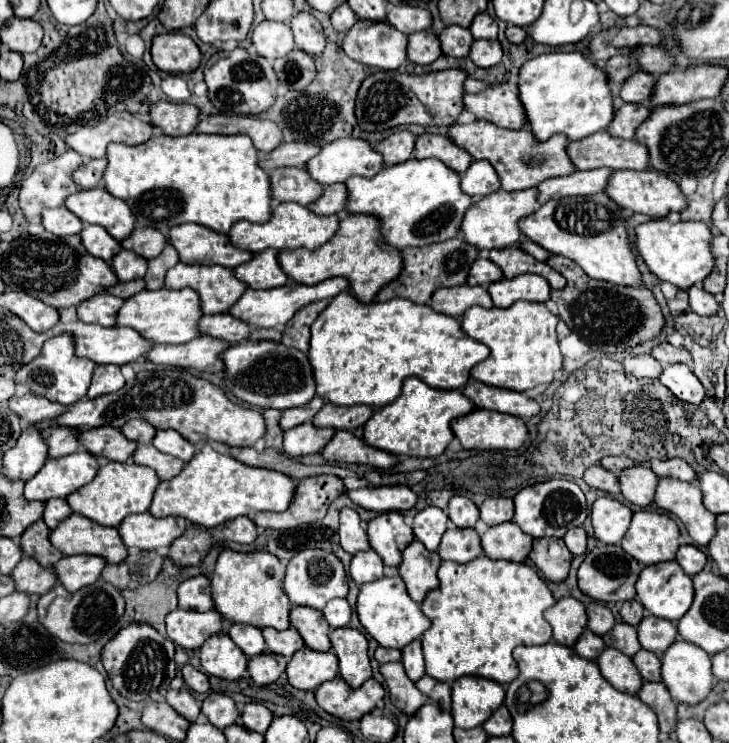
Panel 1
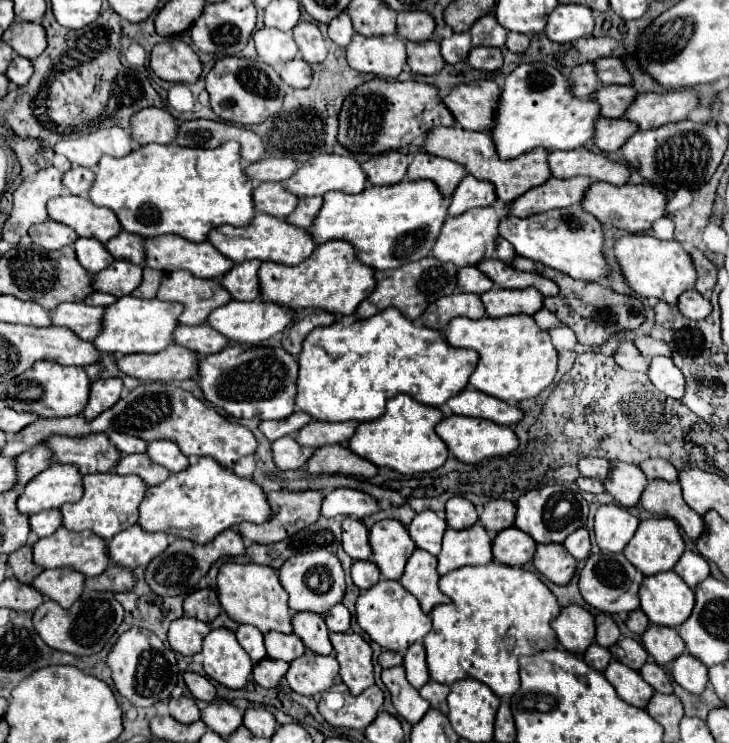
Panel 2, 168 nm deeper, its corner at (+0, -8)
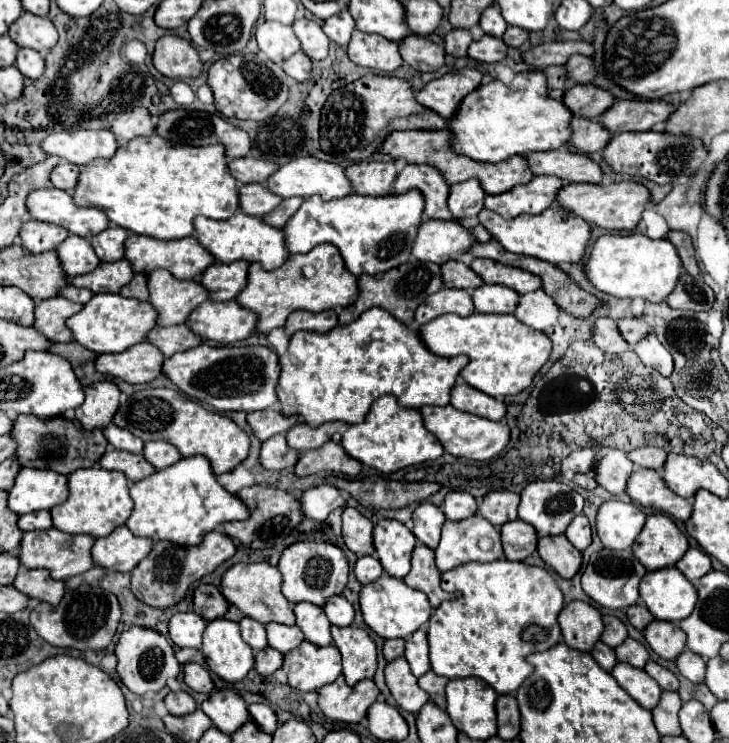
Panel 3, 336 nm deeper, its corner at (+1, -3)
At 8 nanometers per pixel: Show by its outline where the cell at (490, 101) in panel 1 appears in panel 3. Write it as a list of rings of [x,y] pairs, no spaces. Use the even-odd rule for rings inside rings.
[[[459,69],[451,71],[439,79],[429,81],[419,93],[417,101],[445,119],[453,119],[457,115],[457,105],[481,85],[483,73],[477,69]]]

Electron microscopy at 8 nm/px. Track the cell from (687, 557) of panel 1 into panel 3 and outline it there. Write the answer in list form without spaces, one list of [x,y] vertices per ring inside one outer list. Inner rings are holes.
[[[689,549],[675,565],[691,583],[697,583],[705,573],[711,571],[711,559],[701,549]]]

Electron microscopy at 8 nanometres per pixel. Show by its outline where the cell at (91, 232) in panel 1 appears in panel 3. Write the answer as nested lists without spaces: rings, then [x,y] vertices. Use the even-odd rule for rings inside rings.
[[[69,235],[57,247],[57,253],[59,253],[63,269],[69,277],[89,273],[89,271],[97,269],[97,265],[101,263],[97,259],[97,255],[93,255],[93,247],[89,247],[89,241],[85,237],[77,237],[77,235]]]

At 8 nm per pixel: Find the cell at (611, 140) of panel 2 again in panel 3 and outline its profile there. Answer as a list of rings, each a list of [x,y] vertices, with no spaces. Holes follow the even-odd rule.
[[[579,115],[573,117],[571,127],[573,127],[571,143],[577,147],[577,151],[583,151],[583,153],[603,151],[607,147],[609,139],[613,137],[613,135],[609,135],[609,131],[605,131],[605,127],[601,127],[601,123],[583,119]]]

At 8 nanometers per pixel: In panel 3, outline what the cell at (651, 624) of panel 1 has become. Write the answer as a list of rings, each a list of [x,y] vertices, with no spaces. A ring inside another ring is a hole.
[[[653,619],[643,629],[643,635],[649,647],[663,659],[677,659],[677,655],[685,649],[685,633],[677,623]]]

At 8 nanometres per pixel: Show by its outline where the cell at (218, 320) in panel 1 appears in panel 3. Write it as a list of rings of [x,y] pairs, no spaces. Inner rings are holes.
[[[173,325],[173,327],[153,327],[149,333],[149,343],[157,345],[165,357],[193,349],[203,343],[199,335],[193,335],[189,327],[185,325]]]

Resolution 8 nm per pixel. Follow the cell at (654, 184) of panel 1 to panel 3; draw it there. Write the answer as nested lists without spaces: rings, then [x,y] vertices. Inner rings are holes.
[[[621,181],[609,185],[595,185],[595,183],[569,183],[557,197],[559,205],[567,207],[575,215],[583,217],[587,223],[595,223],[609,231],[633,231],[641,221],[643,211],[651,203],[651,193],[645,185],[637,181]]]

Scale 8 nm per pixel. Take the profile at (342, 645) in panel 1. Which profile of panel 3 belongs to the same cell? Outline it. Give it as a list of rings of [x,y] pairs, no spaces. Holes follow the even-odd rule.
[[[331,627],[333,641],[343,655],[343,675],[349,685],[373,679],[377,669],[377,649],[367,631],[359,627]]]

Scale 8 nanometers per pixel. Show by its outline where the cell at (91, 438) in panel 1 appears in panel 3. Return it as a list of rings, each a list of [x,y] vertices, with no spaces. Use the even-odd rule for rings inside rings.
[[[19,415],[15,419],[11,437],[17,441],[17,459],[23,467],[35,469],[51,469],[63,475],[71,475],[77,469],[93,467],[107,451],[107,439],[101,429],[87,431],[77,423],[77,419],[69,421],[65,417],[55,419],[37,419],[35,415]]]

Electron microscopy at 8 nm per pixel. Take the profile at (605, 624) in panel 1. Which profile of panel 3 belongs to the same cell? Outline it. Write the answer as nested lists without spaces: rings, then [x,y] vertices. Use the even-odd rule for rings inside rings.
[[[603,615],[603,623],[605,623],[605,631],[601,635],[601,641],[605,645],[617,647],[627,639],[627,629],[615,615]]]

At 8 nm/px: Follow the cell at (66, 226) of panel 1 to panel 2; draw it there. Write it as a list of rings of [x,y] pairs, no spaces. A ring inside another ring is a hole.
[[[54,220],[34,224],[28,234],[30,234],[32,242],[42,246],[44,250],[58,250],[58,248],[64,248],[64,246],[70,246],[78,238],[72,228],[66,228],[58,222],[54,222]]]

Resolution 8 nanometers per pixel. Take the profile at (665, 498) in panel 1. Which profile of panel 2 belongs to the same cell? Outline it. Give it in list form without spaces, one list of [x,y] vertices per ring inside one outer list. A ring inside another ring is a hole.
[[[650,480],[642,492],[640,504],[650,514],[674,518],[692,540],[696,540],[702,534],[702,528],[704,528],[702,516],[698,516],[682,500],[682,488],[678,488],[678,482]]]

